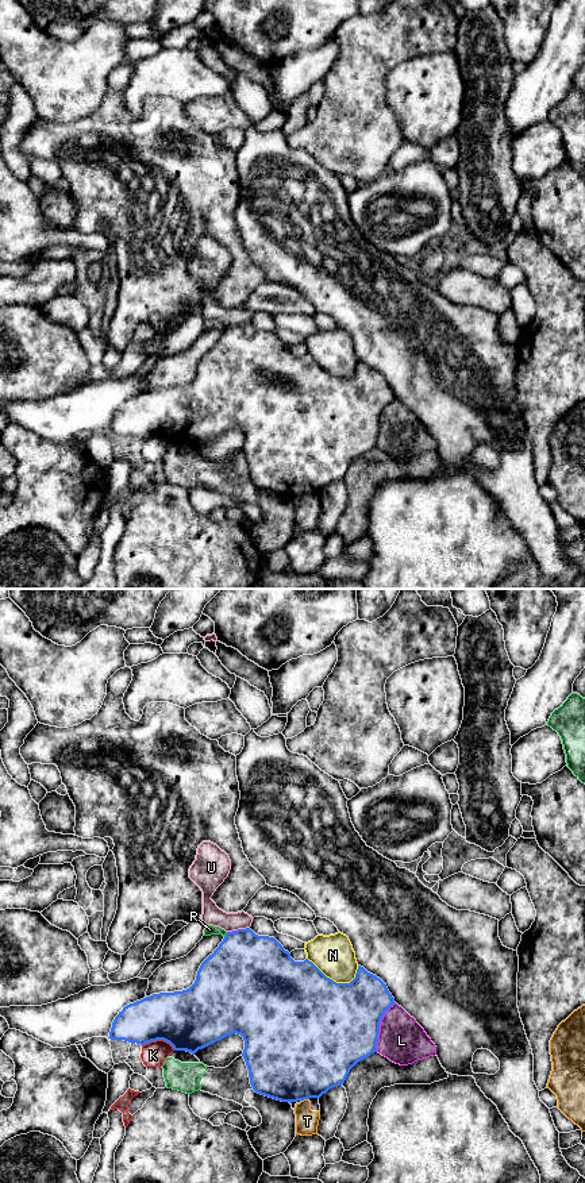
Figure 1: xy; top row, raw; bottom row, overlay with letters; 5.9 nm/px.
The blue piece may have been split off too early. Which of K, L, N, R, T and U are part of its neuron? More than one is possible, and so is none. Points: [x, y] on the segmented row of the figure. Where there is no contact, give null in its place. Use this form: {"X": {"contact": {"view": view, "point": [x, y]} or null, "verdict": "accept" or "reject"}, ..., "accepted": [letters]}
{"K": {"contact": {"view": "xy", "point": [158, 1039]}, "verdict": "reject"}, "L": {"contact": {"view": "xy", "point": [378, 1027]}, "verdict": "reject"}, "N": {"contact": {"view": "xy", "point": [335, 982]}, "verdict": "reject"}, "R": {"contact": {"view": "xy", "point": [226, 935]}, "verdict": "reject"}, "T": {"contact": {"view": "xy", "point": [304, 1098]}, "verdict": "reject"}, "U": {"contact": {"view": "xy", "point": [238, 929]}, "verdict": "reject"}, "accepted": []}

